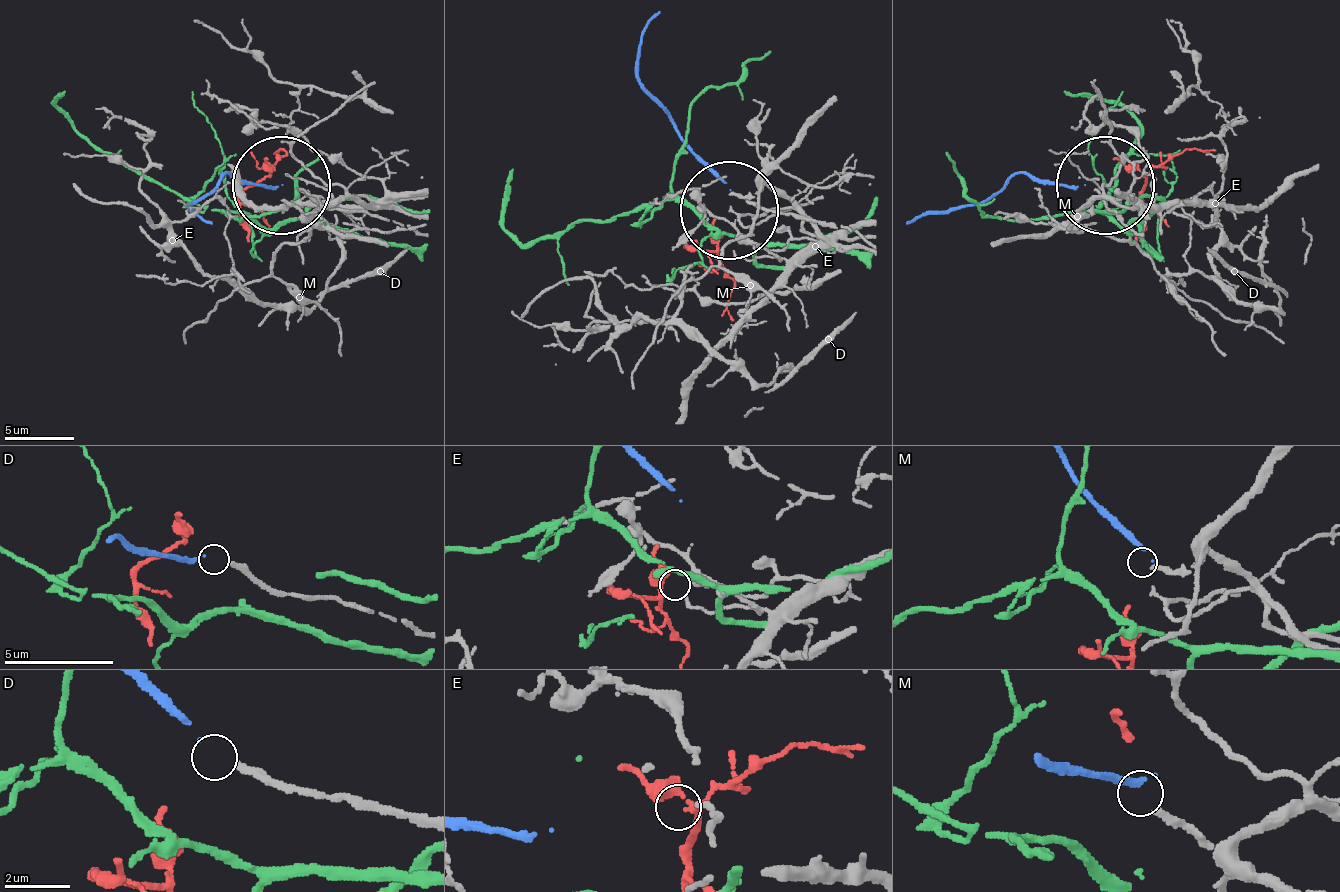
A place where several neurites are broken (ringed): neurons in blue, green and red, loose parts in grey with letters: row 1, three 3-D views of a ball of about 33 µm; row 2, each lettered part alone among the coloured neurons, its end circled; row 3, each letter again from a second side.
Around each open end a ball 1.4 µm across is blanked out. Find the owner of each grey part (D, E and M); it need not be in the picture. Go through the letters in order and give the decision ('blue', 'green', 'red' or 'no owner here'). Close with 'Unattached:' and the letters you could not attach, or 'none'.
D: blue
E: red
M: no owner here
Unattached: M

